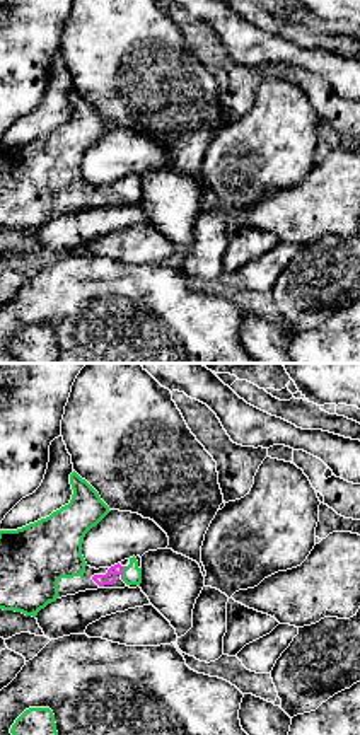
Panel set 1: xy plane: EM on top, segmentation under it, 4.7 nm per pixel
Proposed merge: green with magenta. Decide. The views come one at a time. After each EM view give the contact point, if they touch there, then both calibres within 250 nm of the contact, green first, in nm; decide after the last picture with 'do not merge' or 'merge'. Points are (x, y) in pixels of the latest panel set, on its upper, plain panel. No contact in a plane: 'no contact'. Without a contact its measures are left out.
(123, 191) | 100/60 nm

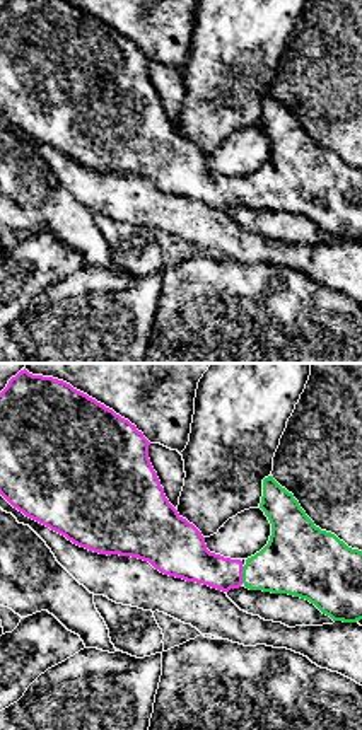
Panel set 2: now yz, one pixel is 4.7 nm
(243, 193) | 320/190 nm

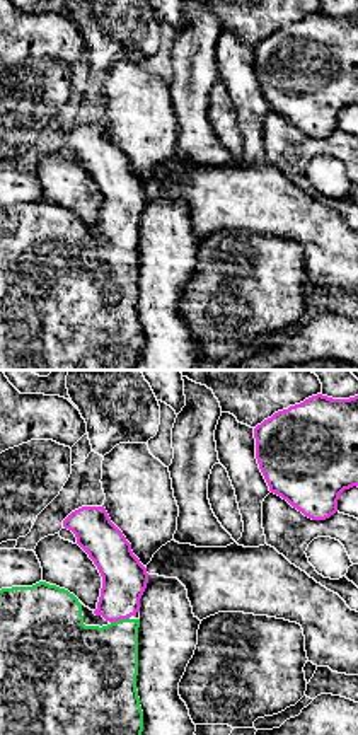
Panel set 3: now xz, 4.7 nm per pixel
(121, 237) | 360/220 nm

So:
merge

